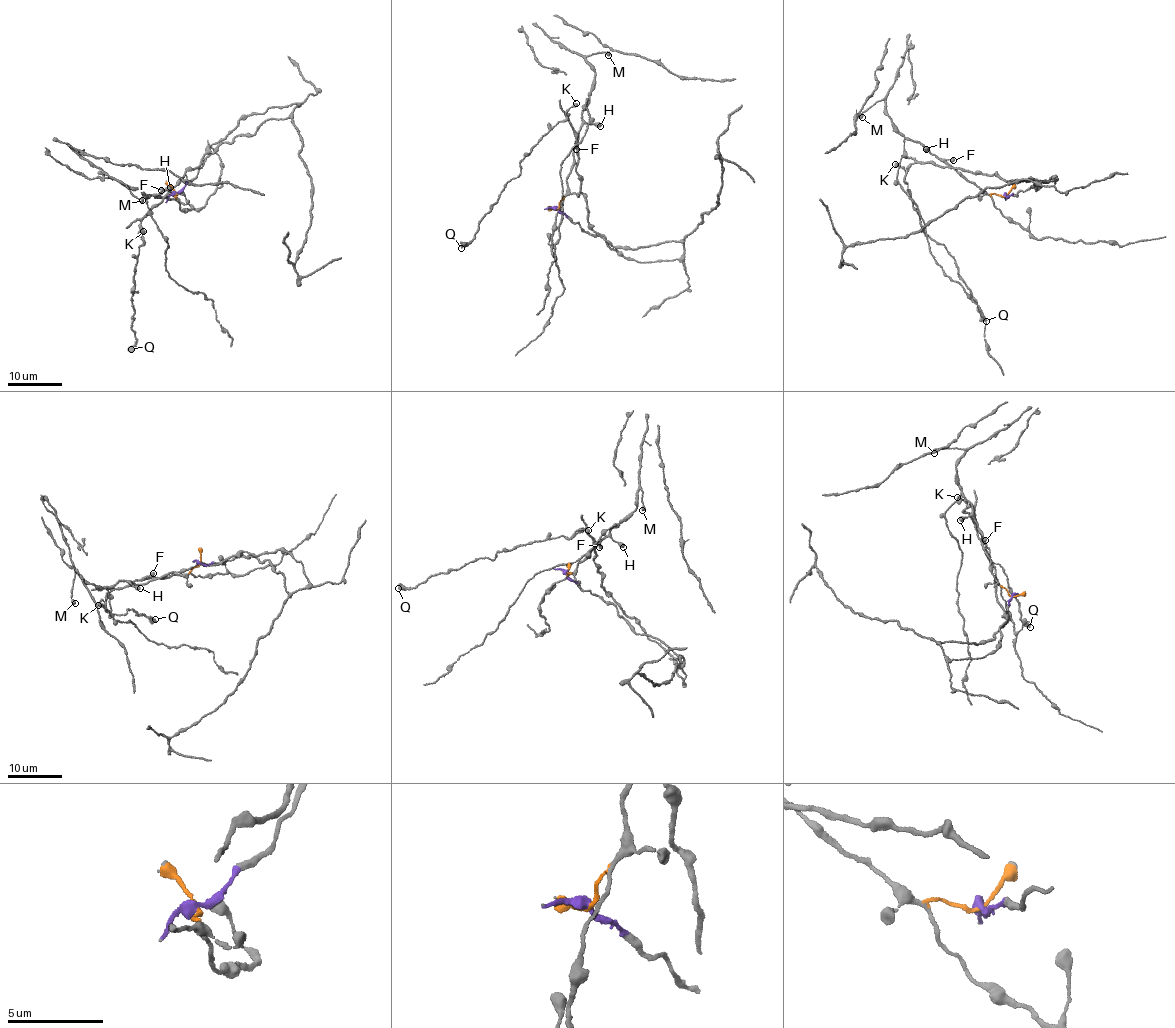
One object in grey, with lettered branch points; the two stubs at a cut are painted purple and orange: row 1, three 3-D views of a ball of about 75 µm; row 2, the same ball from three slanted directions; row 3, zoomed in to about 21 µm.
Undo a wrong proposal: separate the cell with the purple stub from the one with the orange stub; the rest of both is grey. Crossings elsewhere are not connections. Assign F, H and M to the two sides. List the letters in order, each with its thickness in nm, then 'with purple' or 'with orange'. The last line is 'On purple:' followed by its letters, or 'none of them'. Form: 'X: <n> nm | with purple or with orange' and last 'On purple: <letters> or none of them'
F: 380 nm | with orange
H: 550 nm | with orange
M: 500 nm | with orange
On purple: none of them

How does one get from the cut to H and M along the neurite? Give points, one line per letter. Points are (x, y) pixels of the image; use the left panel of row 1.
H: (175, 193), (175, 200), (154, 197), (170, 187)
M: (175, 193), (175, 200), (148, 195), (147, 198), (140, 189), (122, 183), (143, 201)

